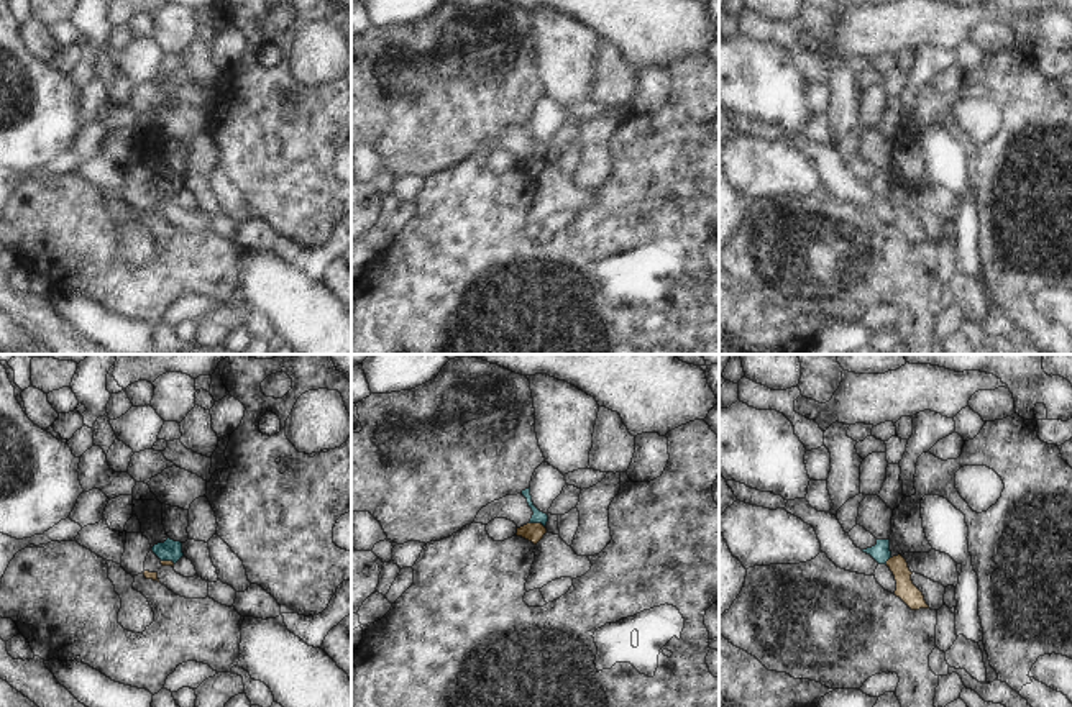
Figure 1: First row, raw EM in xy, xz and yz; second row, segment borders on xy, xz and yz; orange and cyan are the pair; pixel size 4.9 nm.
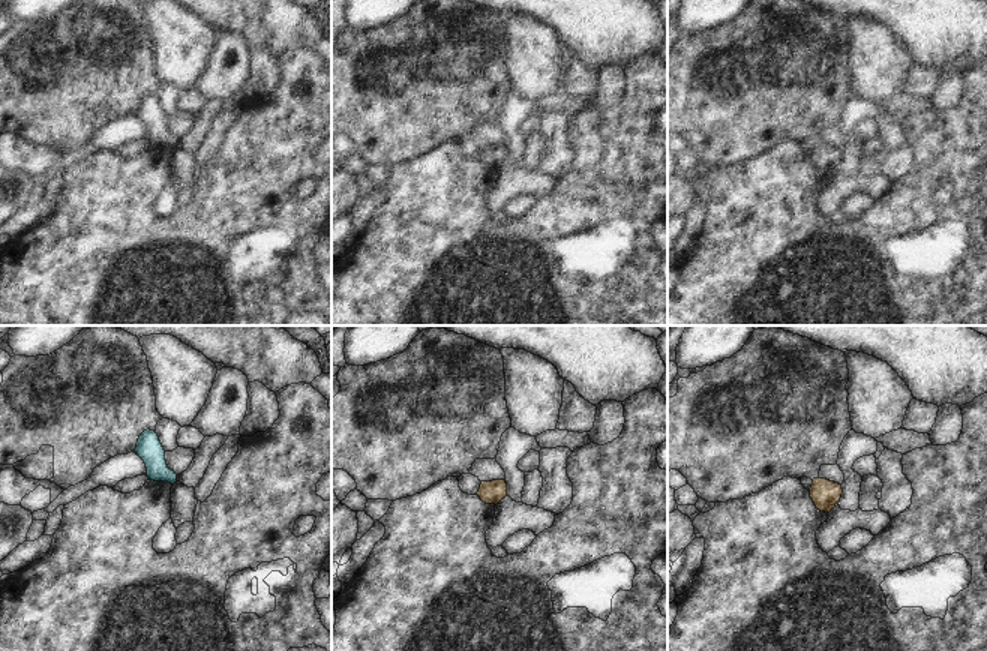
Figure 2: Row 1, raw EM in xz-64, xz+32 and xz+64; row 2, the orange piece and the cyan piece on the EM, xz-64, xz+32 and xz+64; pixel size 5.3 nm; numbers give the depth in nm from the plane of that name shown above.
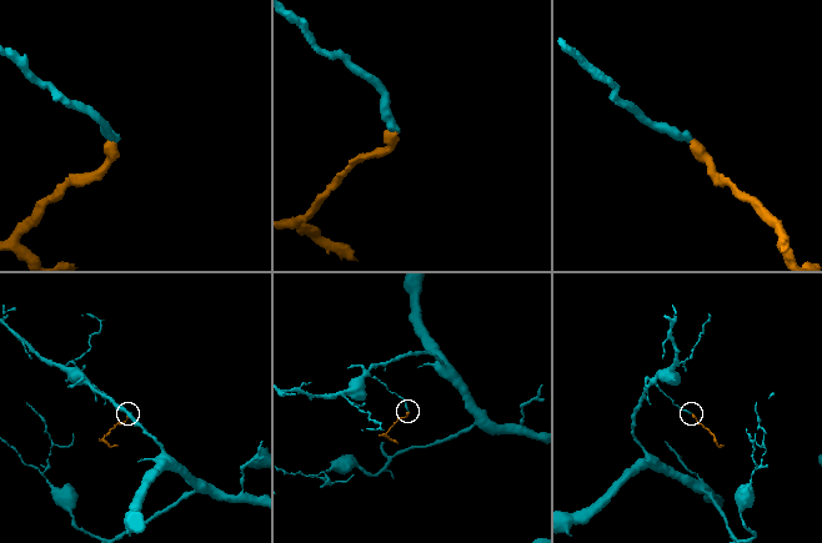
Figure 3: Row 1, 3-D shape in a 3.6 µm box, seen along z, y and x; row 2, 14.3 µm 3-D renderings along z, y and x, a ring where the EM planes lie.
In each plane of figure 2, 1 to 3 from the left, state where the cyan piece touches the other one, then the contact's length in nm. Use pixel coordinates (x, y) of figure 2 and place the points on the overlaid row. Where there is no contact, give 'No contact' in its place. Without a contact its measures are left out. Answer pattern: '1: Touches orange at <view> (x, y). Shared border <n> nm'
1: No contact
2: No contact
3: No contact.

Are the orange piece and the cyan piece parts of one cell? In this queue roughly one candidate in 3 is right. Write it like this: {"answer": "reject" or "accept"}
{"answer": "reject"}

